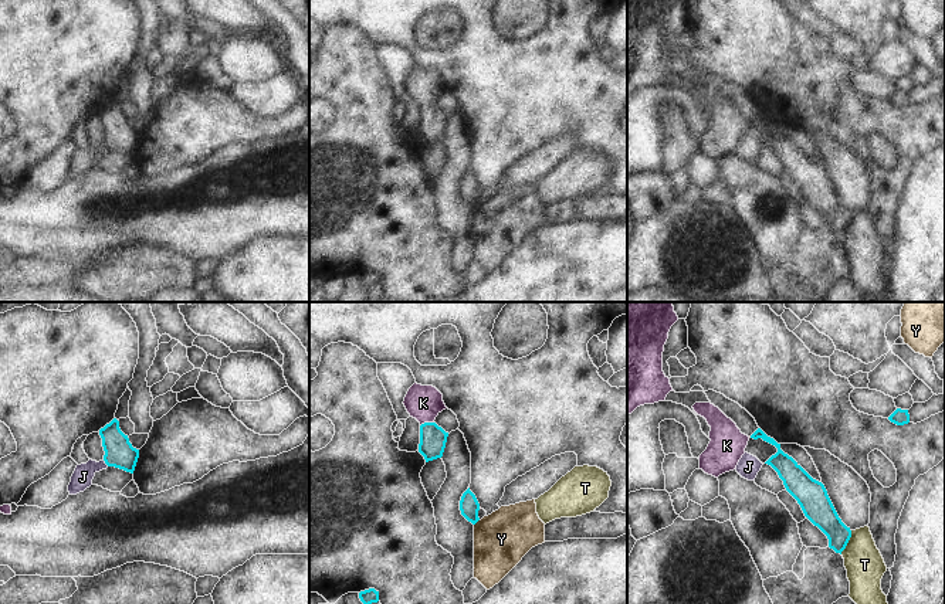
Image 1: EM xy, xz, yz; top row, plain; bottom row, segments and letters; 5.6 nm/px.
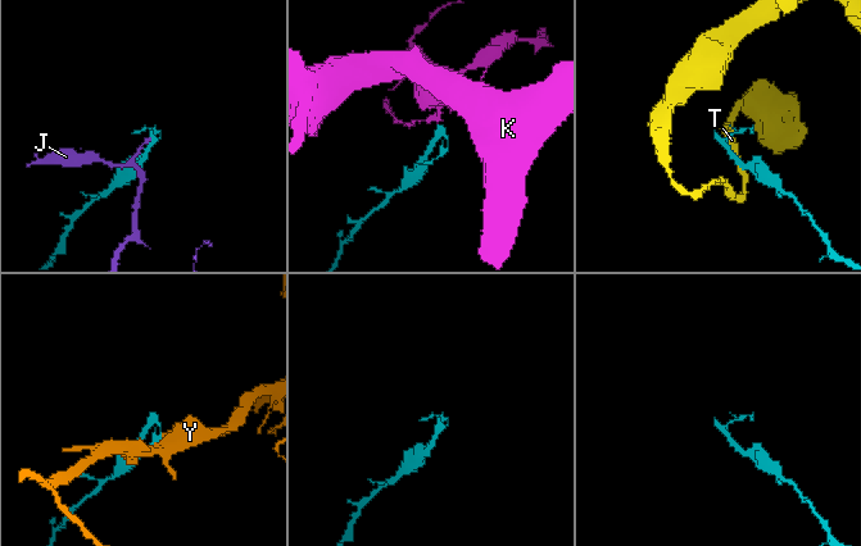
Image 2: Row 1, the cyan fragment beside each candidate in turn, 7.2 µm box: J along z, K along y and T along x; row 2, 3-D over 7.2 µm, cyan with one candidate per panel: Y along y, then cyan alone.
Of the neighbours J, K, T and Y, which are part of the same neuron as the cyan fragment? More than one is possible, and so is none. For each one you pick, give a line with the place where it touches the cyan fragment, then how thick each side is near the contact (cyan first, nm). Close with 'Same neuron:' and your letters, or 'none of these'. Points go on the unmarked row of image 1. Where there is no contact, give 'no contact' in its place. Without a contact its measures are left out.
K: contact xz (426, 105); calibres 150 and 200 nm
Same neuron: K

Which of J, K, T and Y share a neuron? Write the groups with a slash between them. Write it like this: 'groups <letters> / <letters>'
groups J / K / T / Y

